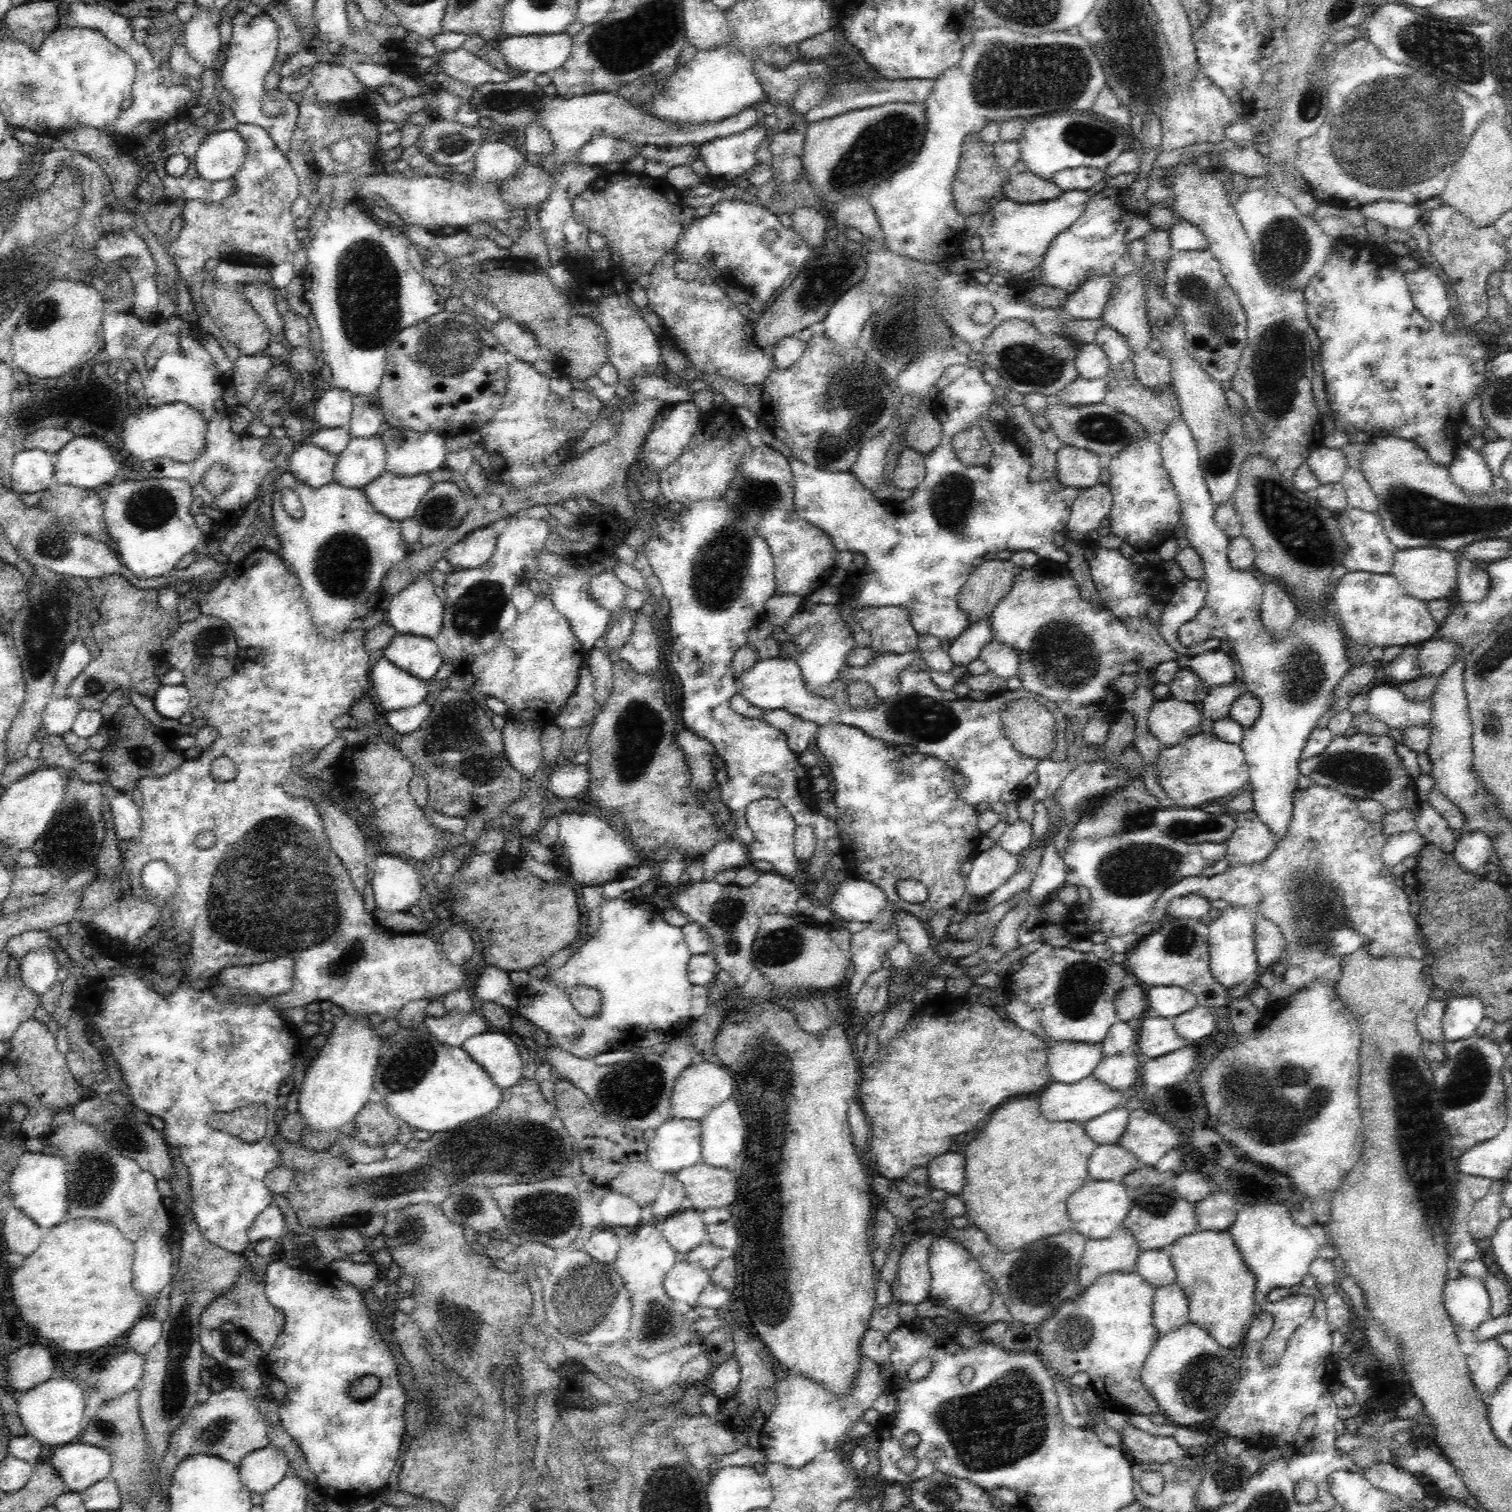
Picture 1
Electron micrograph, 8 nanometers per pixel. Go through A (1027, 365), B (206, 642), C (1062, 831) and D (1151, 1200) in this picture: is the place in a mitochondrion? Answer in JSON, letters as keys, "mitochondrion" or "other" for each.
{"A":"mitochondrion","B":"mitochondrion","C":"other","D":"mitochondrion"}

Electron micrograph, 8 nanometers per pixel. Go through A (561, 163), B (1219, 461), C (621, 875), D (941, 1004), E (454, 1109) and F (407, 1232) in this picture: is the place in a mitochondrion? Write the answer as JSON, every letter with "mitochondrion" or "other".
{"A":"other","B":"mitochondrion","C":"other","D":"other","E":"other","F":"mitochondrion"}

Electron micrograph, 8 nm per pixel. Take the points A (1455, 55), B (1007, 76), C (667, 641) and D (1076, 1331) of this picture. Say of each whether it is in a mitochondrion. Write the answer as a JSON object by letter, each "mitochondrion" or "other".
{"A":"mitochondrion","B":"mitochondrion","C":"other","D":"mitochondrion"}

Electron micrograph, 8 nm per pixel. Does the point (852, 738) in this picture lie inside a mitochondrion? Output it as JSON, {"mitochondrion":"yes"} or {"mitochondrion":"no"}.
{"mitochondrion":"no"}

